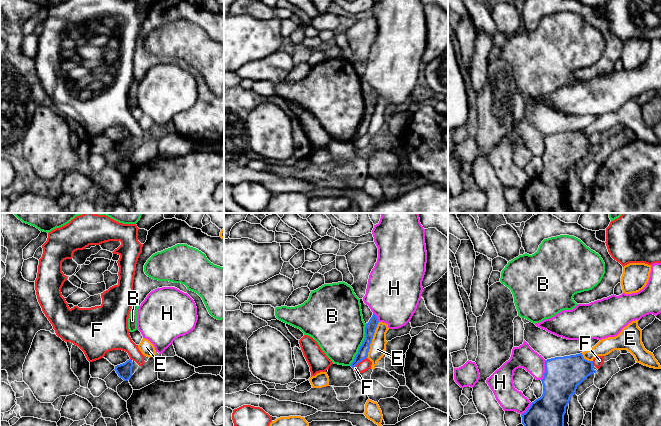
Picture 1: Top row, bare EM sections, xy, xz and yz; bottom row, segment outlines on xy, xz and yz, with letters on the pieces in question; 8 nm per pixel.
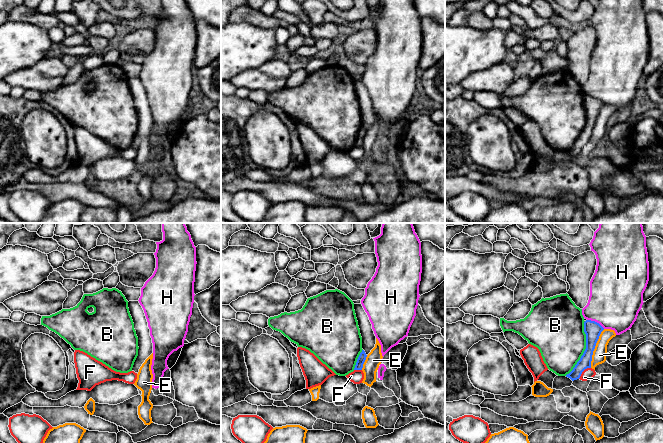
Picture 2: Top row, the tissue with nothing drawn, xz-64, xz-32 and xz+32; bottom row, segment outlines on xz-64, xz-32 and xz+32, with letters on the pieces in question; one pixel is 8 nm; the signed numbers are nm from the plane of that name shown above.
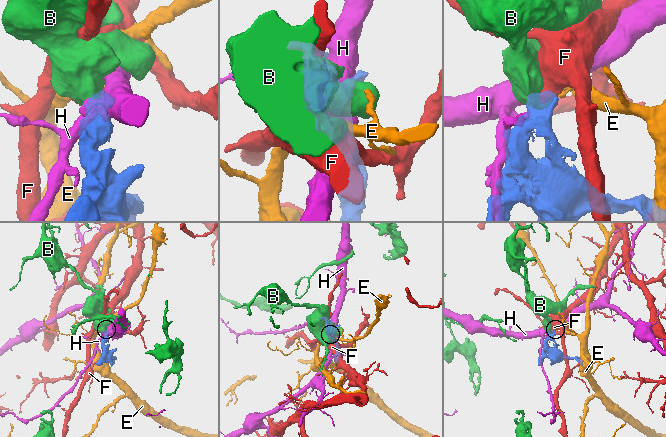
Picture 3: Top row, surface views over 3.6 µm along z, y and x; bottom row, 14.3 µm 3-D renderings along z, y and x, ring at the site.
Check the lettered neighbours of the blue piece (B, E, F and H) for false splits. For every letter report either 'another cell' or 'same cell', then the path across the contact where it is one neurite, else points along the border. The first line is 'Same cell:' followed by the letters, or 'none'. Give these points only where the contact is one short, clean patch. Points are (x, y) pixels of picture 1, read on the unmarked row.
Same cell: none
B: another cell
E: another cell | along xz (379, 98), (366, 133)
F: another cell | along xz (366, 133), (353, 144)
H: another cell

